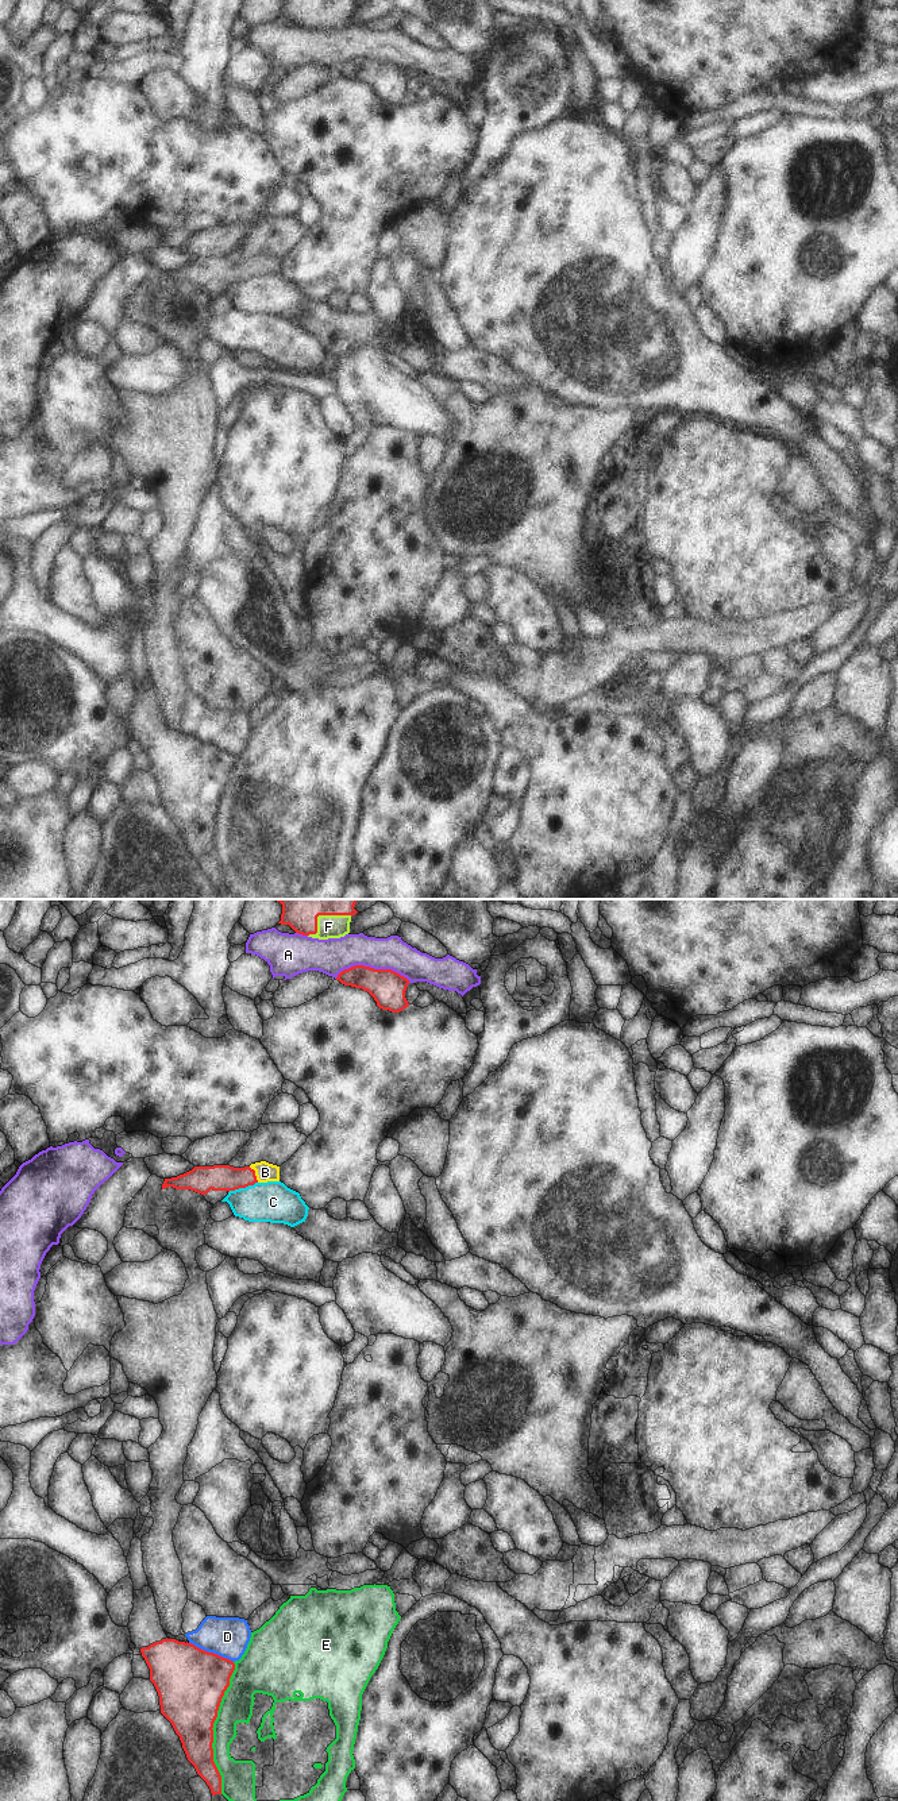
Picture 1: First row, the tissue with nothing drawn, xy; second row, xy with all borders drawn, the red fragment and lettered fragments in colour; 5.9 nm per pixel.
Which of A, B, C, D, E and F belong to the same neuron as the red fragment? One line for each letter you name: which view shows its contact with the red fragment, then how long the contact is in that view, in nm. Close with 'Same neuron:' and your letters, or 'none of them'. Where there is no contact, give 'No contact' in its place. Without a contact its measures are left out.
B: Touches red in xy. Shared border 110 nm
F: Touches red in xy. Shared border 300 nm
Same neuron: B, F

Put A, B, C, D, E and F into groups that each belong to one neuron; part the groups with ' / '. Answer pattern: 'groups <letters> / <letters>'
groups A / B F / C / D / E

